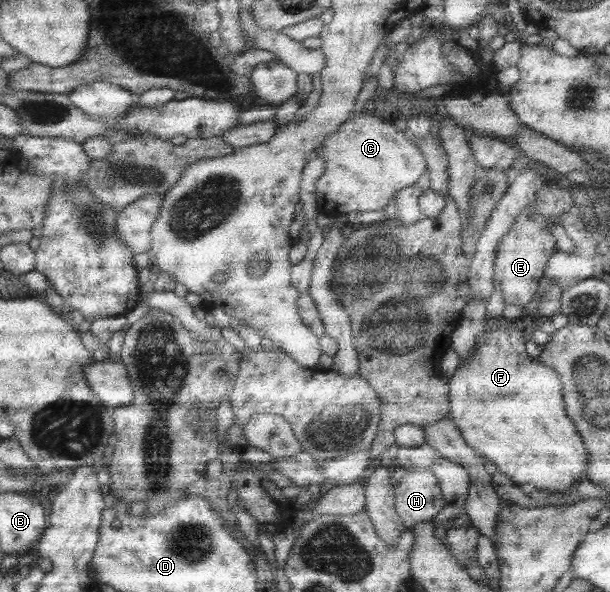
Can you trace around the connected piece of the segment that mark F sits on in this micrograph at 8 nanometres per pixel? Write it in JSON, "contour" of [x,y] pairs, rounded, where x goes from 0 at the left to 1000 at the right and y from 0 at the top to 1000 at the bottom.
{"contour":[[[800,552],[797,569],[777,598],[769,608],[756,608],[743,635],[733,640],[738,706],[766,752],[793,779],[811,784],[815,796],[848,821],[870,818],[884,829],[926,833],[938,818],[946,821],[959,811],[966,767],[943,726],[943,716],[926,699],[913,628],[866,601],[861,576],[843,554],[838,561]]]}

